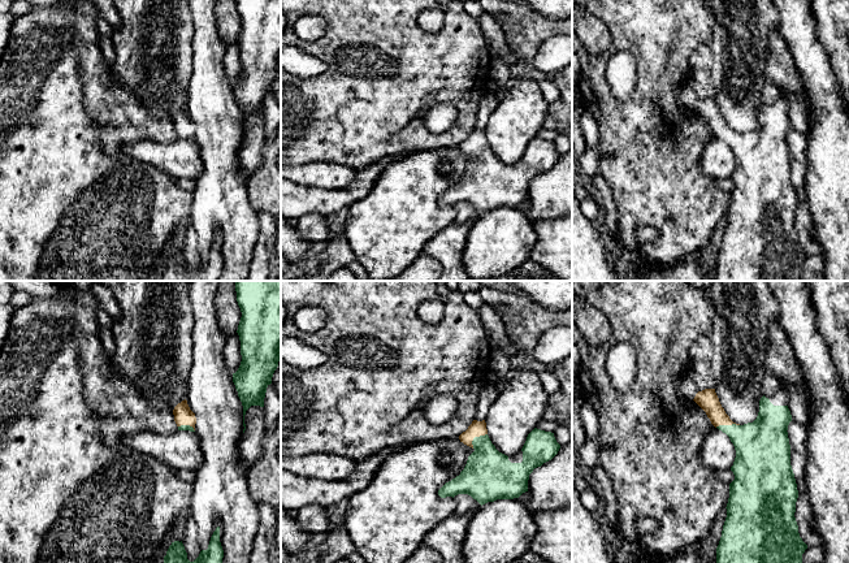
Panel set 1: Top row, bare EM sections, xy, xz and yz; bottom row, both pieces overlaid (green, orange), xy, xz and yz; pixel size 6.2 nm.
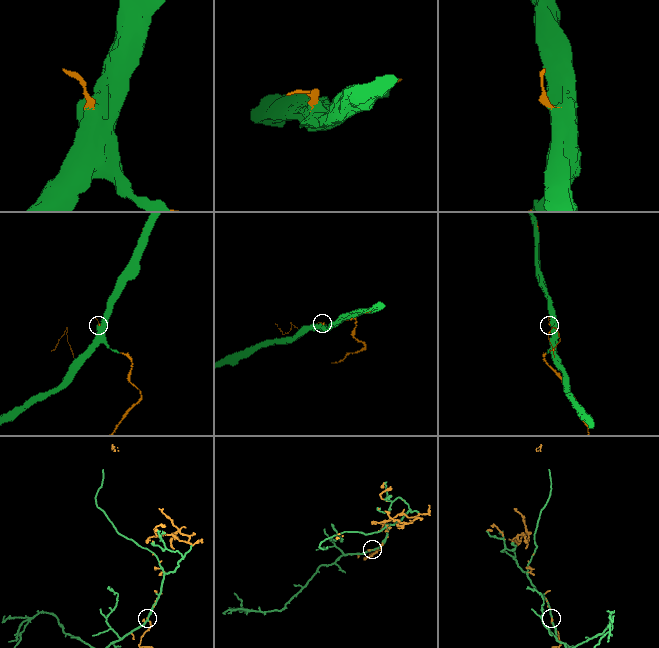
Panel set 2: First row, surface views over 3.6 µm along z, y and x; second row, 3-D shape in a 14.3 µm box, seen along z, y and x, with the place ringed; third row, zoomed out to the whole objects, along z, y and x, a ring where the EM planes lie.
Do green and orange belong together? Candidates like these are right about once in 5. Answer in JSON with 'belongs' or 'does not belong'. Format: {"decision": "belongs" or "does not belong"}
{"decision": "belongs"}

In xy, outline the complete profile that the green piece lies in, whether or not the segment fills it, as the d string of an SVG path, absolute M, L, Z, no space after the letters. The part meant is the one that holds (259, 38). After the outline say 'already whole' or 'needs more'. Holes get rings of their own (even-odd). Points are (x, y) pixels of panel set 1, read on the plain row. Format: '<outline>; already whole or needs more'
M237 0L237 10L242 21L238 34L242 70L233 91L243 114L243 142L246 139L244 124L251 114L264 116L267 96L281 66L281 0Z; already whole

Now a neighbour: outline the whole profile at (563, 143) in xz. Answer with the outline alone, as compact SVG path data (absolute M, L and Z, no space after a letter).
M558 134L554 139L554 146L556 151L563 155L572 147L572 140L564 134Z

